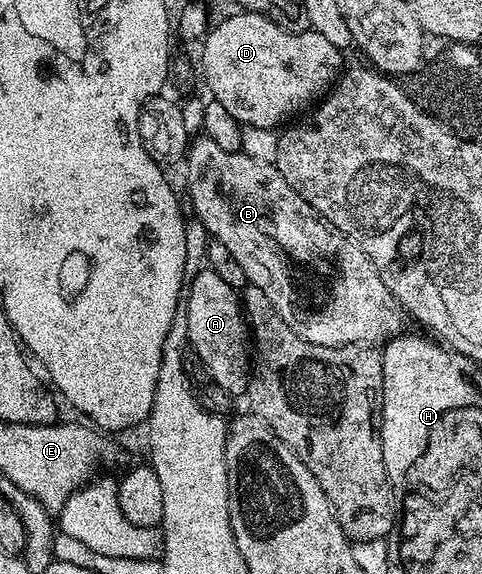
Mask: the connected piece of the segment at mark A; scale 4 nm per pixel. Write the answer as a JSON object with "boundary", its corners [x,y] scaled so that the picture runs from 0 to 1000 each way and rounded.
{"boundary":[[[436,467],[415,469],[402,481],[409,483],[400,490],[390,490],[388,514],[380,523],[390,605],[417,625],[436,659],[463,681],[506,692],[517,679],[521,653],[521,585],[494,503],[471,498],[471,491]]]}

